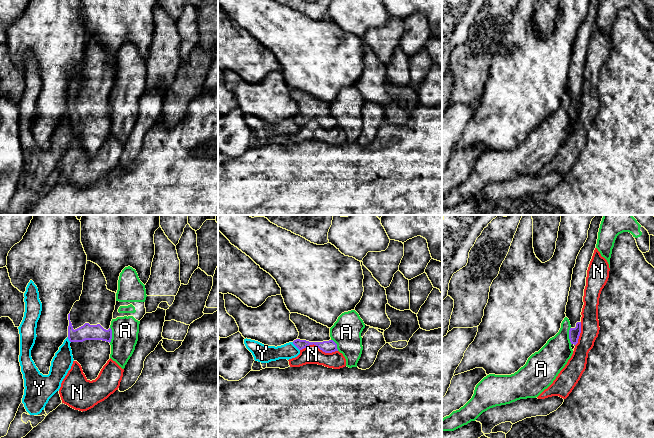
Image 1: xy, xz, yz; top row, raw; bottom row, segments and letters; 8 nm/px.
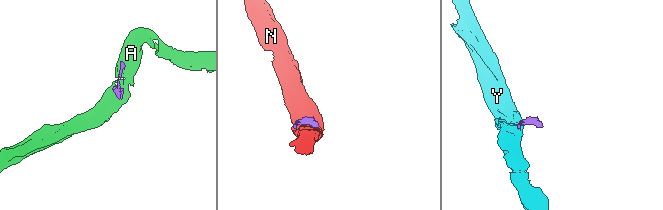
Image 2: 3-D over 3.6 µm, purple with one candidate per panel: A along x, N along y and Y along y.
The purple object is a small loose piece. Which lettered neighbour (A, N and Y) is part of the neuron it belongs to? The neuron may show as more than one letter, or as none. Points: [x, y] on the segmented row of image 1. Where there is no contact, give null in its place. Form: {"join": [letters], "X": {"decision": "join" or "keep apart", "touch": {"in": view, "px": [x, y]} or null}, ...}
{"join": [], "A": {"decision": "keep apart", "touch": {"in": "yz", "px": [569, 336]}}, "N": {"decision": "keep apart", "touch": {"in": "xz", "px": [319, 348]}}, "Y": {"decision": "keep apart", "touch": {"in": "xz", "px": [295, 345]}}}

